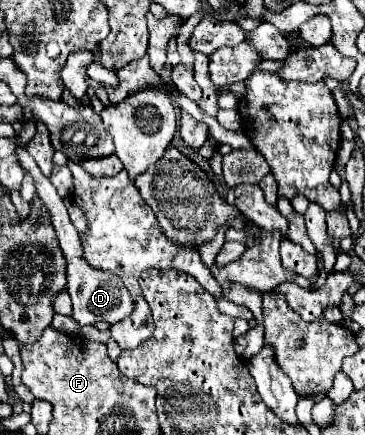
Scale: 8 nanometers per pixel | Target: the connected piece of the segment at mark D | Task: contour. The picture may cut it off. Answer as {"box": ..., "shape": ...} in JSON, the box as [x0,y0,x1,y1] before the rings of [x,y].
{"box":[16,148,134,325],"shape":[[[16,148],[16,156],[22,164],[22,168],[26,172],[30,172],[36,180],[36,188],[38,188],[38,196],[44,200],[44,204],[48,206],[50,214],[52,214],[52,224],[58,232],[58,240],[60,240],[60,248],[64,252],[64,258],[68,262],[68,294],[72,298],[74,304],[74,312],[72,318],[78,322],[79,325],[95,325],[102,320],[110,322],[109,324],[116,324],[120,320],[124,320],[126,316],[132,314],[134,310],[134,300],[130,296],[130,292],[126,290],[126,286],[120,282],[120,278],[112,272],[104,272],[100,268],[88,266],[88,262],[84,260],[84,250],[82,250],[82,242],[78,238],[78,232],[74,228],[74,224],[68,218],[68,210],[62,202],[62,198],[58,196],[56,188],[50,184],[50,180],[40,172],[40,168],[36,166],[36,162],[28,156],[26,148]]]}

